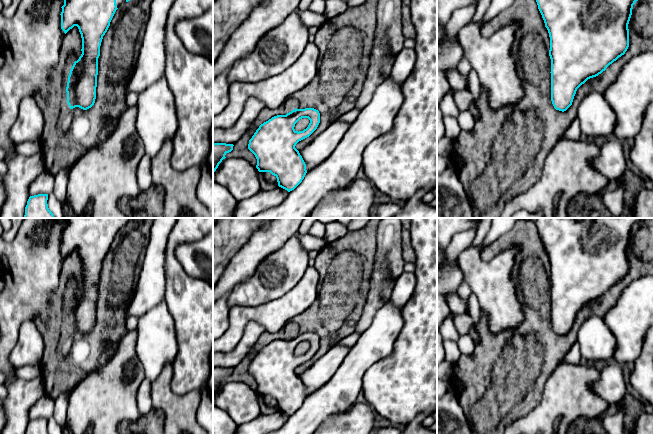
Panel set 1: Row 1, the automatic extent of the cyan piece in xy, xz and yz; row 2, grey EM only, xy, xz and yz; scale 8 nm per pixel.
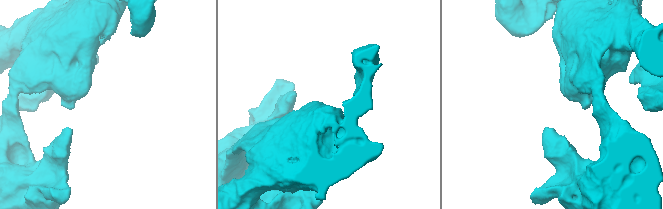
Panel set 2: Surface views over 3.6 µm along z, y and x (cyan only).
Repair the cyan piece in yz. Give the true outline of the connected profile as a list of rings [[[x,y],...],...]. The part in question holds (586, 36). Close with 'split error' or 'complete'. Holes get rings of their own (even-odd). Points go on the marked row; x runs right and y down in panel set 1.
[[[536,0],[550,37],[551,101],[556,110],[566,111],[582,84],[601,74],[625,54],[629,47],[628,24],[636,1],[638,0]]]; complete

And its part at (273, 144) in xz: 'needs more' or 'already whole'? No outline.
already whole

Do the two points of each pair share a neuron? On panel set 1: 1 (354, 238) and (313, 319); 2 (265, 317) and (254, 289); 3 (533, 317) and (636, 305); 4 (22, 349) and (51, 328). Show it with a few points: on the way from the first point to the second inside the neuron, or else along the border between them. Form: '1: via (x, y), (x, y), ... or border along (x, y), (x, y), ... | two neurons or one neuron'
1: via (343, 259), (340, 263), (340, 295), (334, 301) | one neuron
2: border along (282, 295), (256, 306), (236, 304) | two neurons
3: border along (619, 295), (616, 302), (602, 318) | two neurons
4: border along (32, 321), (43, 341), (41, 359) | two neurons

